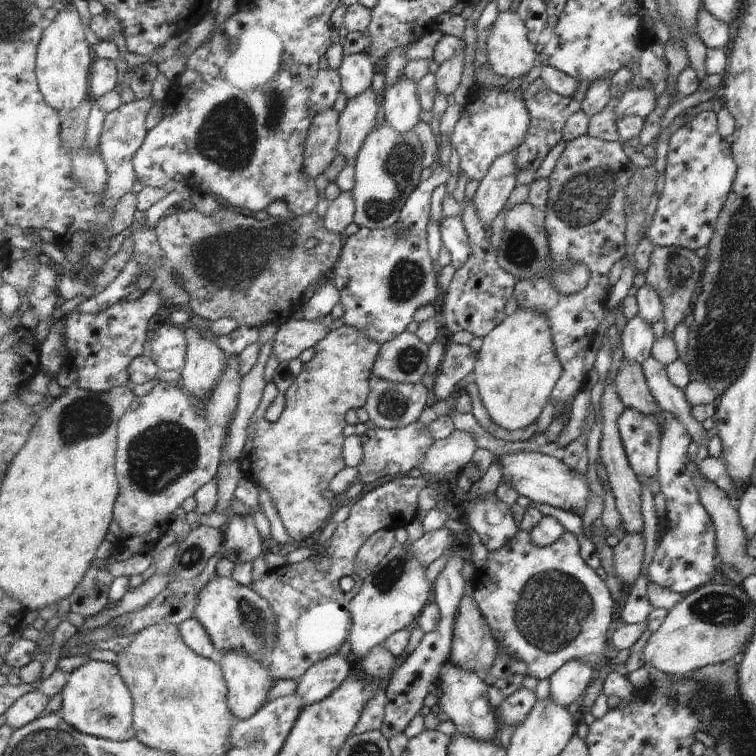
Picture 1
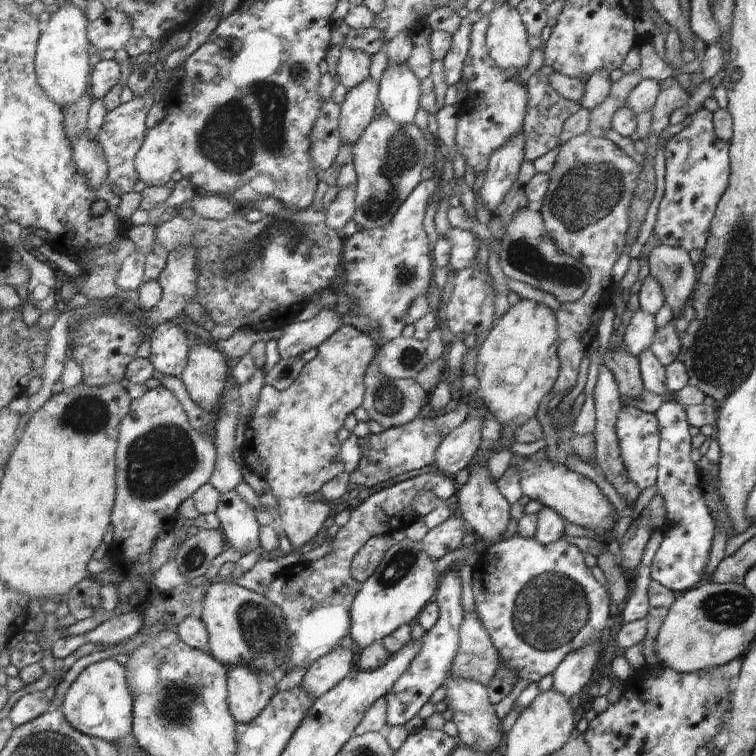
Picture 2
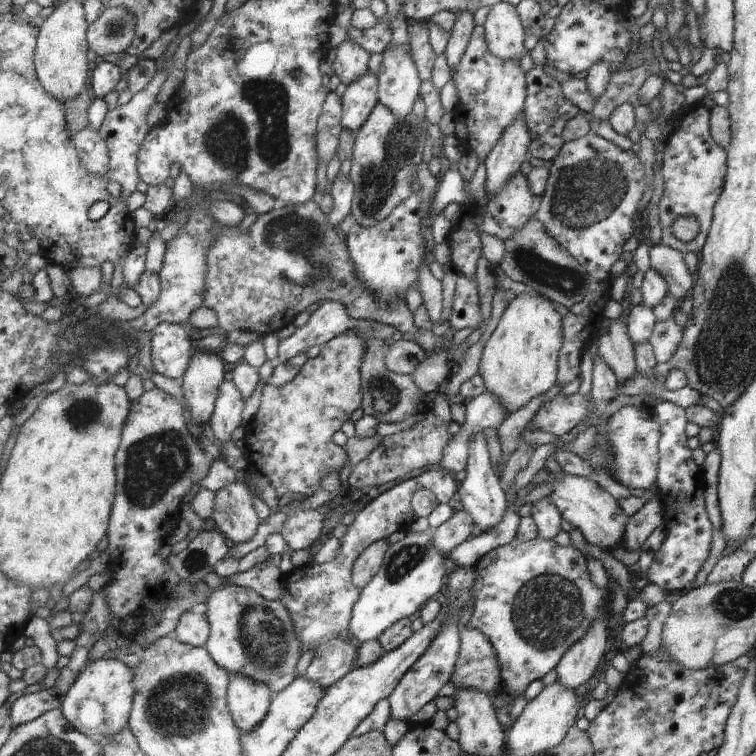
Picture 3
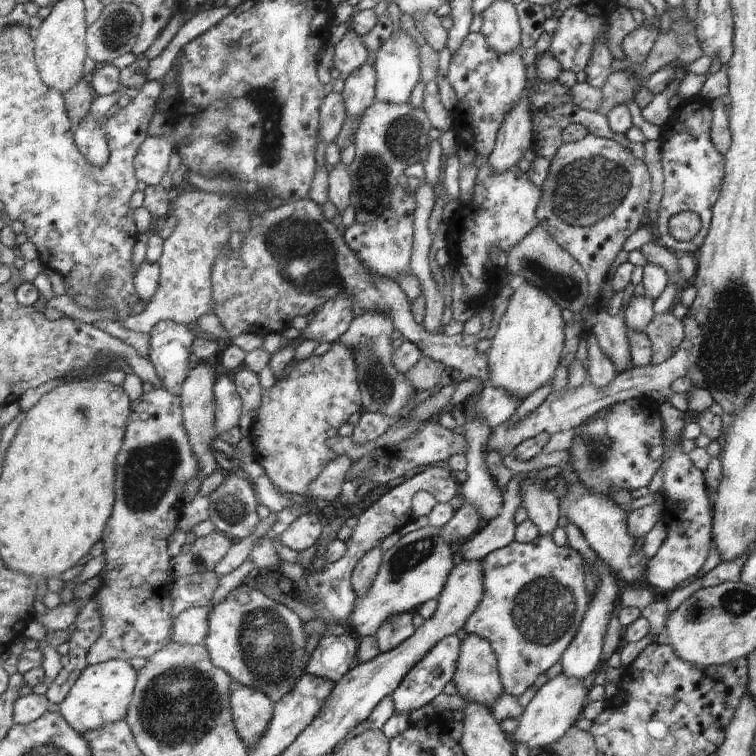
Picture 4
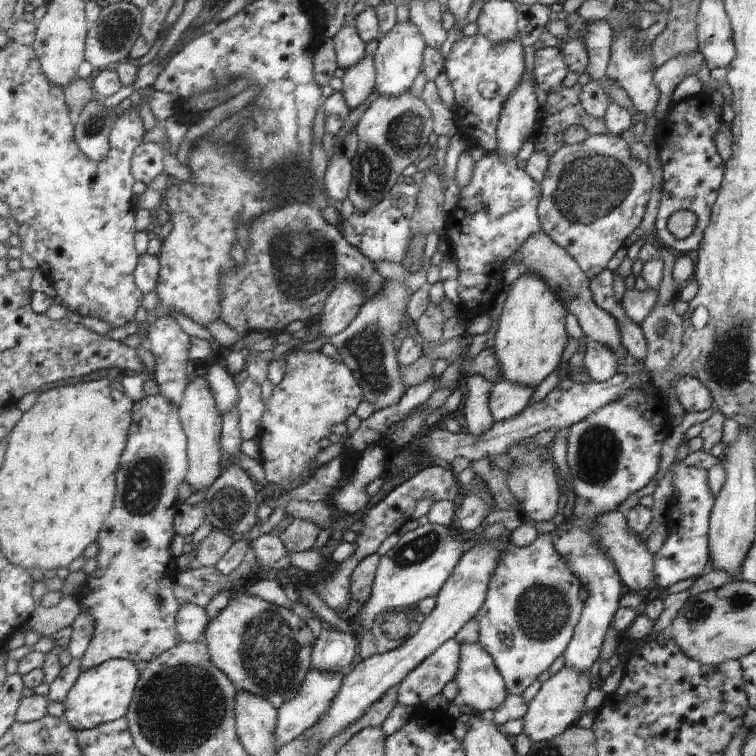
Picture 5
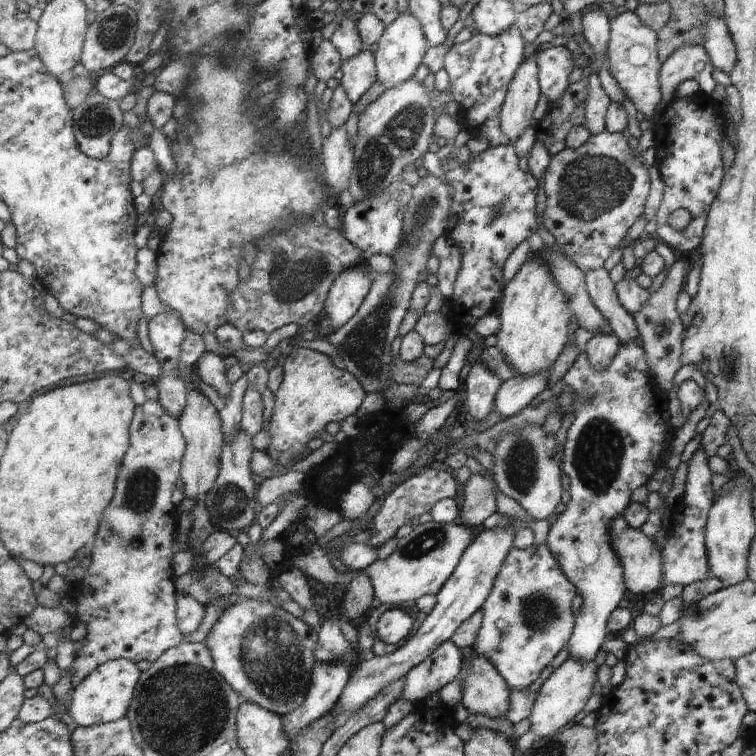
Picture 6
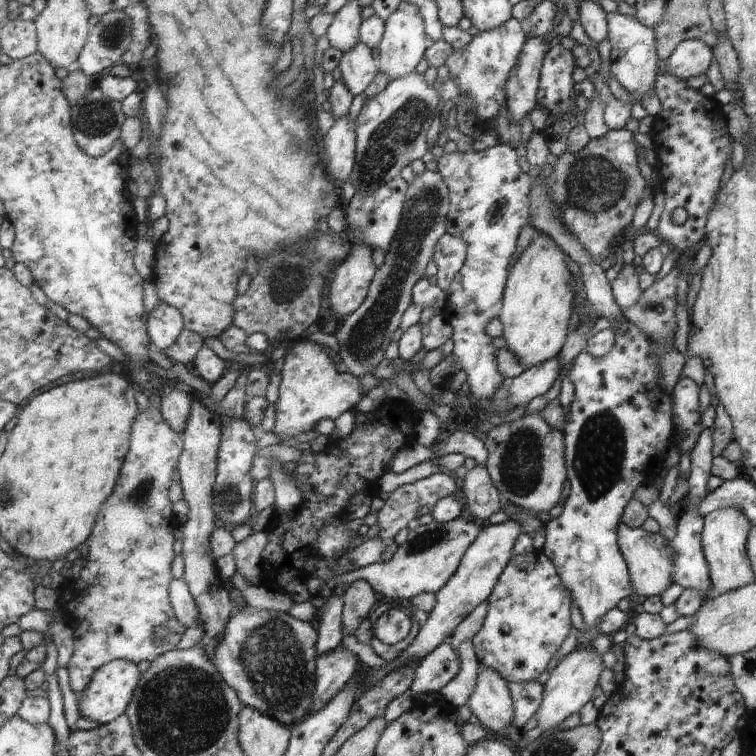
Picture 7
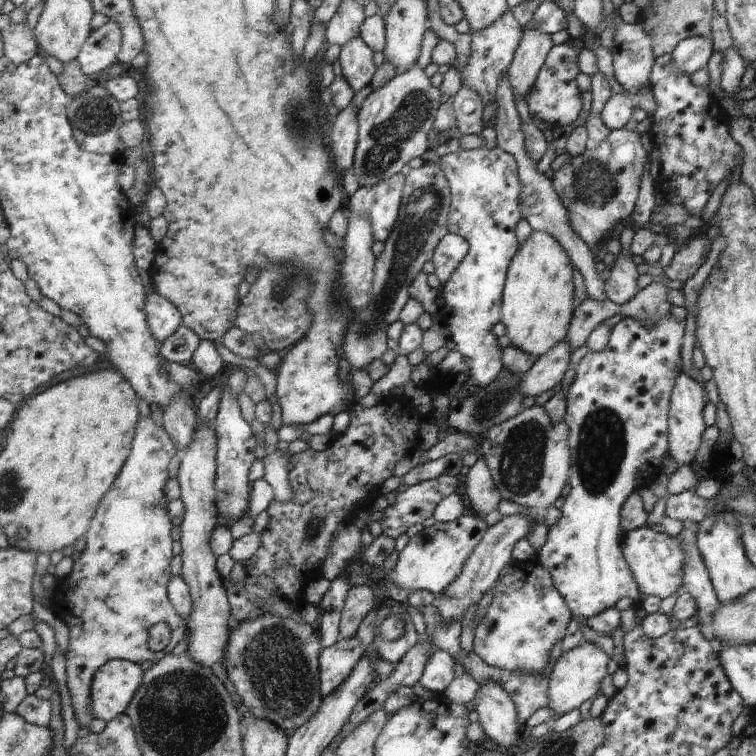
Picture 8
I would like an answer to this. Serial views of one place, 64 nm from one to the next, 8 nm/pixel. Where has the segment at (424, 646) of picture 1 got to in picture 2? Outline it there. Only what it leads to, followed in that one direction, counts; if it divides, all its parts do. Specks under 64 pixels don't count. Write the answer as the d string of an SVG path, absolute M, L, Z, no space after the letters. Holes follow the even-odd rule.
M451 567L449 572L442 574L442 581L435 595L435 600L440 604L440 617L437 624L430 630L426 643L410 669L393 685L391 692L385 697L387 702L387 728L403 726L411 718L415 718L421 708L432 700L435 691L443 687L451 678L451 667L459 652L460 628L463 624L463 584L459 581L459 569Z

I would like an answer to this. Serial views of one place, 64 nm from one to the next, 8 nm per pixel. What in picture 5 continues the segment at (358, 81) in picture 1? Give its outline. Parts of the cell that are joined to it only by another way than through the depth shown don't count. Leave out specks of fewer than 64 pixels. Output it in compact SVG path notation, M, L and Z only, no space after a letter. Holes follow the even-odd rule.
M355 23L345 25L333 37L338 61L343 70L352 67L365 56L366 42L359 36Z

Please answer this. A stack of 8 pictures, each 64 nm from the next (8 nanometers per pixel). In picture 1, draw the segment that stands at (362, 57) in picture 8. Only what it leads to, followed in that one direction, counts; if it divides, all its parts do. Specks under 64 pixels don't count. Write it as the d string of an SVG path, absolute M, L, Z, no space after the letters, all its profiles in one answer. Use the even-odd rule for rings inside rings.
M369 87L364 93L347 100L344 110L340 113L340 147L341 154L355 161L360 153L363 142L377 124L380 102L377 94Z

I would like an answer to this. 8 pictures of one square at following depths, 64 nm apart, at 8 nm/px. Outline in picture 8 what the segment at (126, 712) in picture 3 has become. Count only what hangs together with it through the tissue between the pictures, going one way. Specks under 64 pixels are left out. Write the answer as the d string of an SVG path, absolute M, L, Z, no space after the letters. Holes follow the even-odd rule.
M126 659L109 661L95 674L94 685L91 686L93 716L108 724L126 713L144 677L146 672L139 663Z

